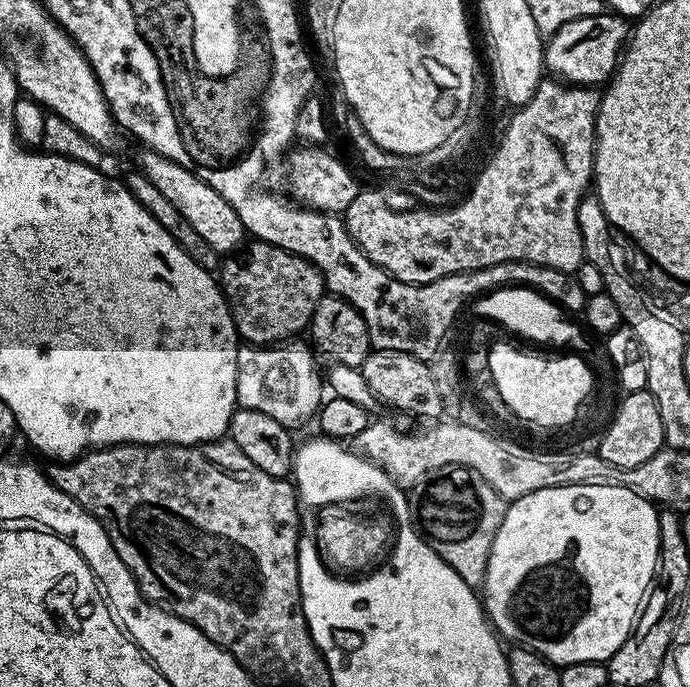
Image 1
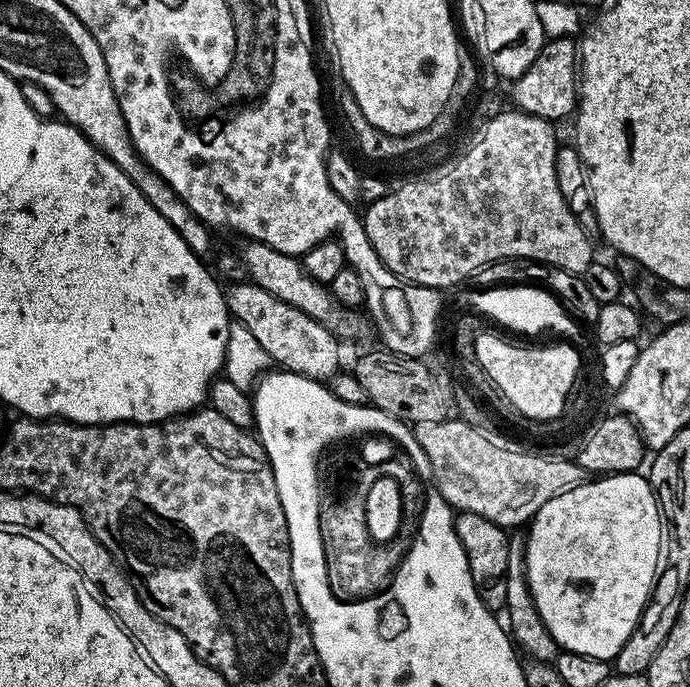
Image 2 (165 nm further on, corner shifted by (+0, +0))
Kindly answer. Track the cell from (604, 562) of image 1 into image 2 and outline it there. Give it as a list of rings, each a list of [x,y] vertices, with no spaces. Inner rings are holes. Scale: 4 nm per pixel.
[[[639,471],[617,472],[604,474],[599,478],[589,479],[582,486],[574,490],[566,490],[546,506],[537,510],[526,528],[526,543],[524,546],[524,565],[526,566],[526,578],[530,586],[530,594],[534,598],[534,606],[538,606],[538,614],[542,614],[542,622],[546,622],[546,630],[554,634],[554,642],[560,644],[561,649],[574,654],[586,654],[590,658],[602,658],[609,662],[615,661],[618,650],[630,638],[630,634],[636,629],[640,615],[648,604],[648,597],[652,594],[652,586],[656,583],[656,574],[662,564],[662,517],[660,506],[656,503],[656,496],[652,492],[652,485]]]

